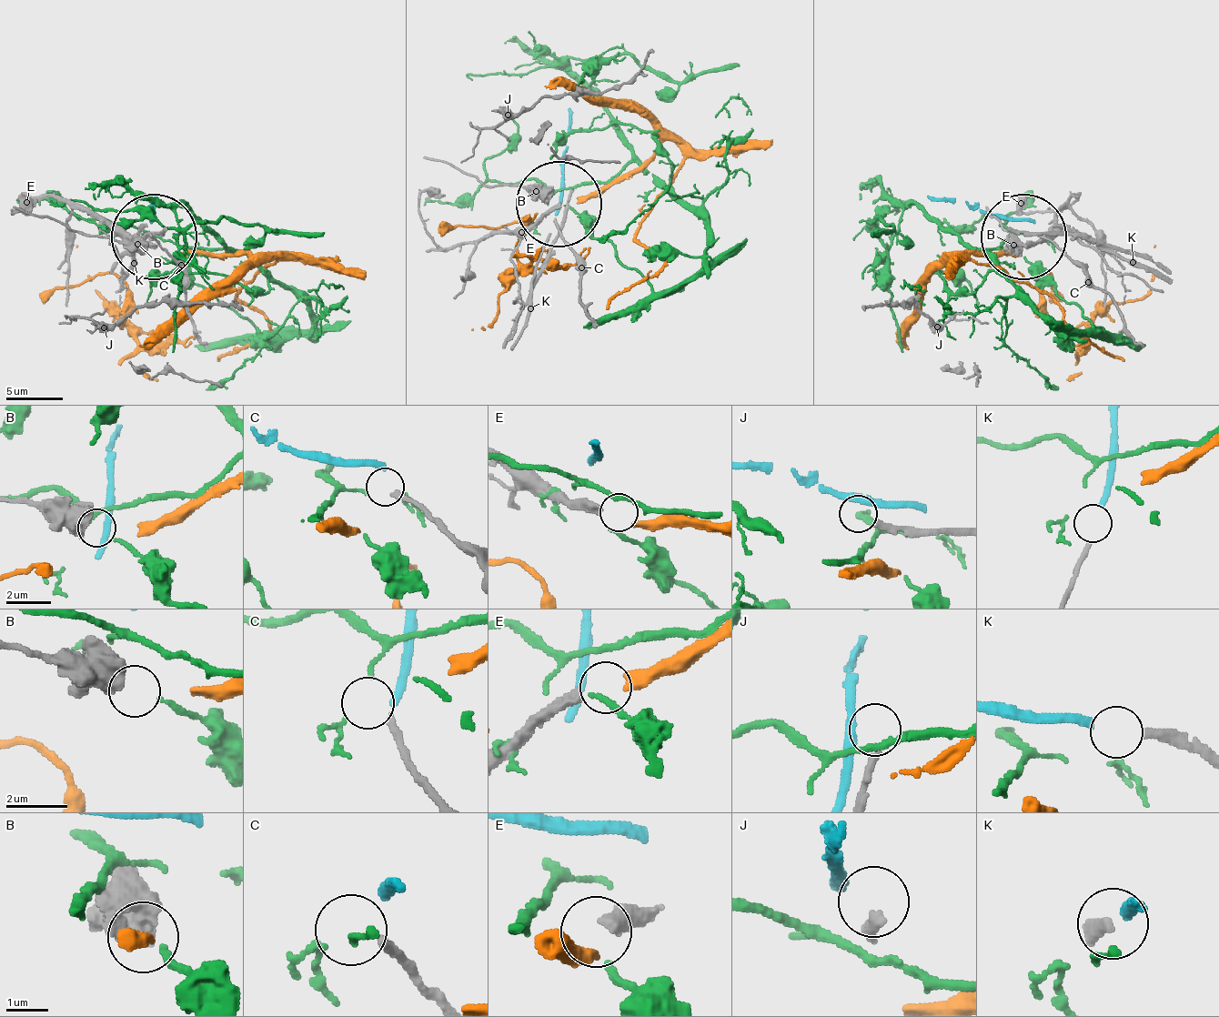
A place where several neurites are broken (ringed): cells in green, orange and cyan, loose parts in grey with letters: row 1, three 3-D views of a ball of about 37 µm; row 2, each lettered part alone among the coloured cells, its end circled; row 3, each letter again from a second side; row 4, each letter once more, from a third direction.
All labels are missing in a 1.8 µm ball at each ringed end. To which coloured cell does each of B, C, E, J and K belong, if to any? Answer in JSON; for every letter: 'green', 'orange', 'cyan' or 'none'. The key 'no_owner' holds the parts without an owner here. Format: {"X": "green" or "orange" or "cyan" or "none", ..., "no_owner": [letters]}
{"B": "green", "C": "none", "E": "orange", "J": "none", "K": "cyan", "no_owner": ["C", "J"]}

